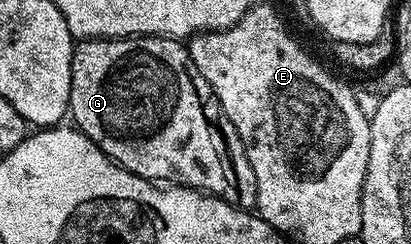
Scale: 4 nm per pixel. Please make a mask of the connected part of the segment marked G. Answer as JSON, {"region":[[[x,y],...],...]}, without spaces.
{"region":[[[117,36],[82,40],[72,49],[70,116],[75,127],[130,174],[153,182],[198,188],[236,208],[255,209],[256,179],[238,138],[238,130],[226,118],[210,82],[198,74],[187,47],[170,36]]]}

